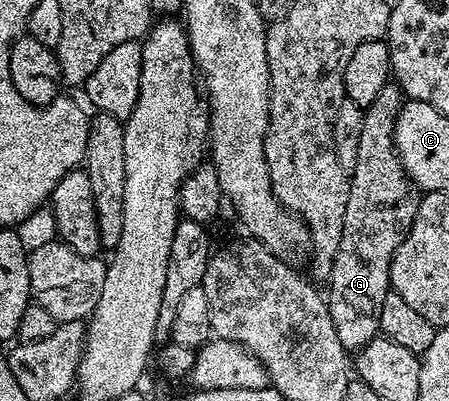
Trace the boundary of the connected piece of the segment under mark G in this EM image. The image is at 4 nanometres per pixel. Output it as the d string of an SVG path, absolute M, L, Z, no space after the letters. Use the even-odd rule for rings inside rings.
M391 81L380 89L376 101L364 111L364 129L360 129L360 149L356 153L356 169L350 175L350 192L348 205L344 205L344 233L340 233L340 249L336 249L334 264L328 276L330 295L328 304L332 325L336 337L347 353L361 352L373 339L380 335L380 309L384 305L384 297L391 290L390 262L400 242L398 231L398 215L394 210L406 199L406 194L412 191L408 184L406 172L398 160L394 150L394 118L402 108L404 96L402 88Z

